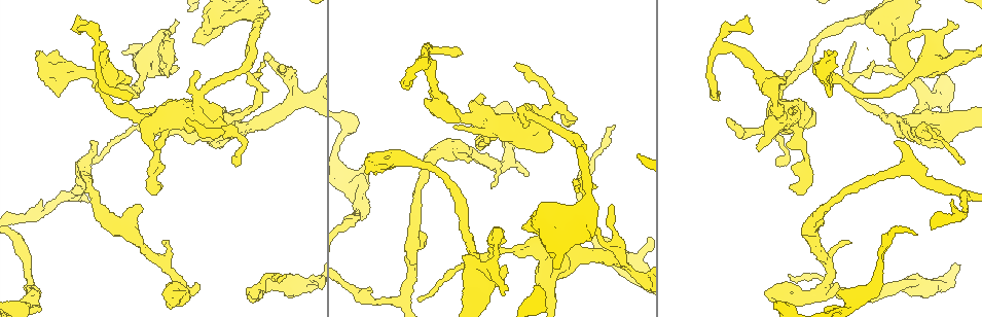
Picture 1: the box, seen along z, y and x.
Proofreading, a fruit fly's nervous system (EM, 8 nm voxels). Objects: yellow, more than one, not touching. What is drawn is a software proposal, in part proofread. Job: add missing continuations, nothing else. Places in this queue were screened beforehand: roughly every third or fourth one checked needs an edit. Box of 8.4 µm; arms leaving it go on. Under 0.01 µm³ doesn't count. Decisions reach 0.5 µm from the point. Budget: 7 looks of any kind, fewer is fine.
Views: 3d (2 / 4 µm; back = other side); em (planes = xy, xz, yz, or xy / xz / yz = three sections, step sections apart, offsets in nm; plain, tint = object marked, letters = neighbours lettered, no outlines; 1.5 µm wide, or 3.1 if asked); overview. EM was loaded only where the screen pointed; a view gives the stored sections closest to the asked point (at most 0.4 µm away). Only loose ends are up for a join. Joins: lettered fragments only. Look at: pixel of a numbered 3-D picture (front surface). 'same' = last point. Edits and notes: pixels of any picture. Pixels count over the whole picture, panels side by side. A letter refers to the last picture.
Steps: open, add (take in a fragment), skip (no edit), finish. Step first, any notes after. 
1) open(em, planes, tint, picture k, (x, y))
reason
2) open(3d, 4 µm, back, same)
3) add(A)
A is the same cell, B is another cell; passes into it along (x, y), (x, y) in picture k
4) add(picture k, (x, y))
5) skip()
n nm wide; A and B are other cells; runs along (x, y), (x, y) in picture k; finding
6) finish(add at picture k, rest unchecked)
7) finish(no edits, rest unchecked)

open(3d, 4 µm, picture 1, (806, 126))
stops while still wide

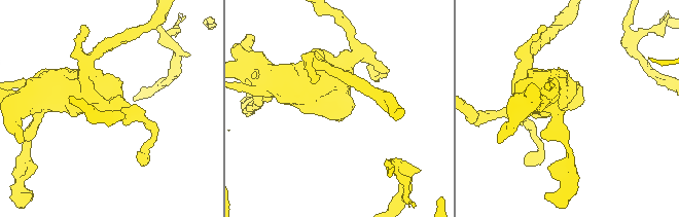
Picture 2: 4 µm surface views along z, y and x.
open(em, planes, letters, picture 2, (350, 105))
need the tissue

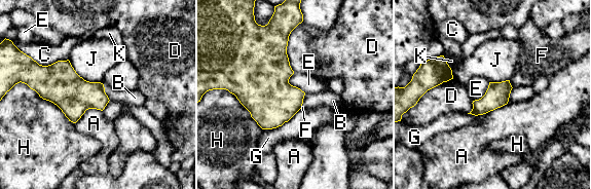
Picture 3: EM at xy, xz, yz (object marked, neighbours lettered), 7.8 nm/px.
skip()
H touches over 480 nm; A, B, C, D, E, F, G, H, J and K are other cells; border along (293, 72), (289, 82), (305, 92) in picture 3; none of them fits

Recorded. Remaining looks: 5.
open(em, planes, plain, picture 1, (727, 120))
an open end

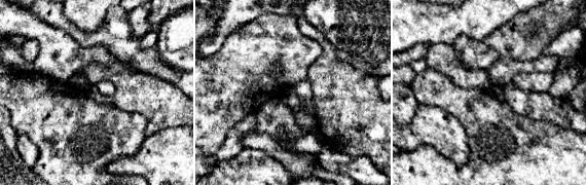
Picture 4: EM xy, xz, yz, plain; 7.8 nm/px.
open(em, planes, letters, same)
what lies round it

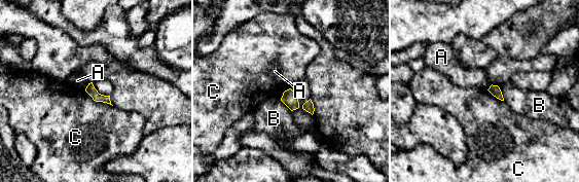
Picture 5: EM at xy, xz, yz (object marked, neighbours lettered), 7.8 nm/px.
skip()
A, B and C are other cells; border along (84, 89), (94, 100), (112, 106) in picture 5; none of them fits

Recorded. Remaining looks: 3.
open(3d, 2 µm, back, picture 1, (164, 243))

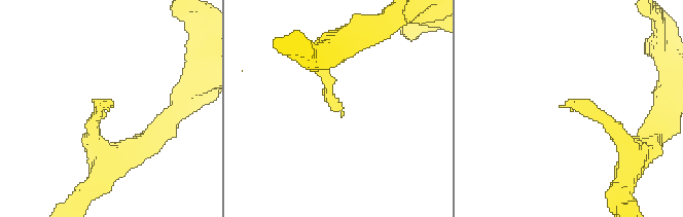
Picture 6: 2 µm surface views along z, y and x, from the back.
open(em, planes, letters, picture 6, (340, 111))
shape alone is not enough

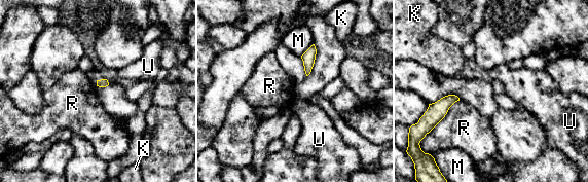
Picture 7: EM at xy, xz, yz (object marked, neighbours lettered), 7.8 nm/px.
skip()
K, M, R and U are other cells; border along (458, 100), (438, 123) in picture 7; none of them fits

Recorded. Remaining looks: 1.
finish(no edits, rest unchecked)

